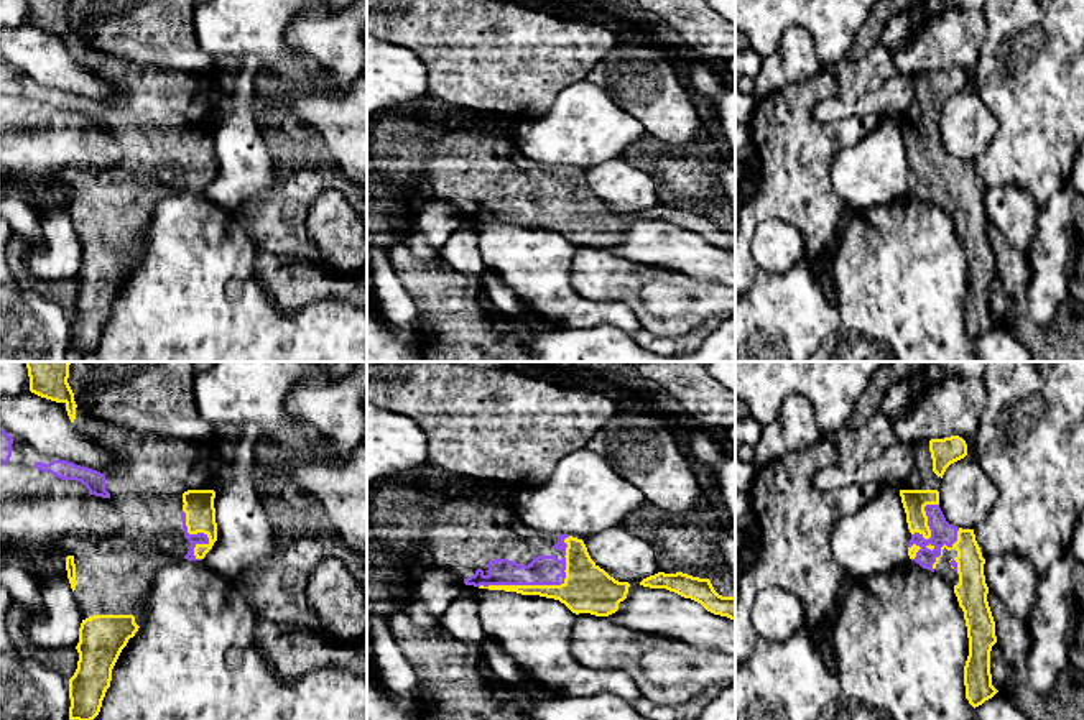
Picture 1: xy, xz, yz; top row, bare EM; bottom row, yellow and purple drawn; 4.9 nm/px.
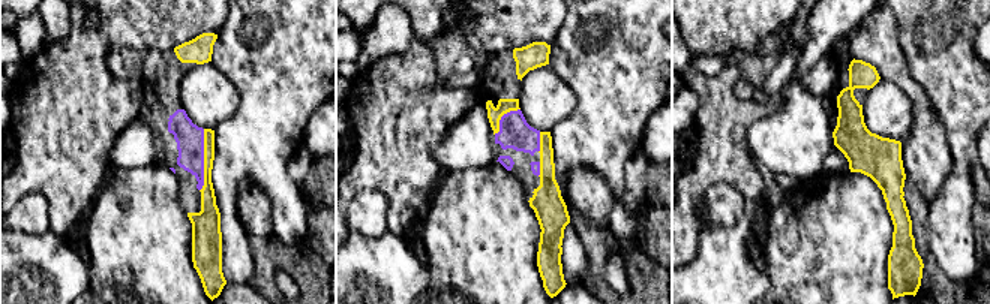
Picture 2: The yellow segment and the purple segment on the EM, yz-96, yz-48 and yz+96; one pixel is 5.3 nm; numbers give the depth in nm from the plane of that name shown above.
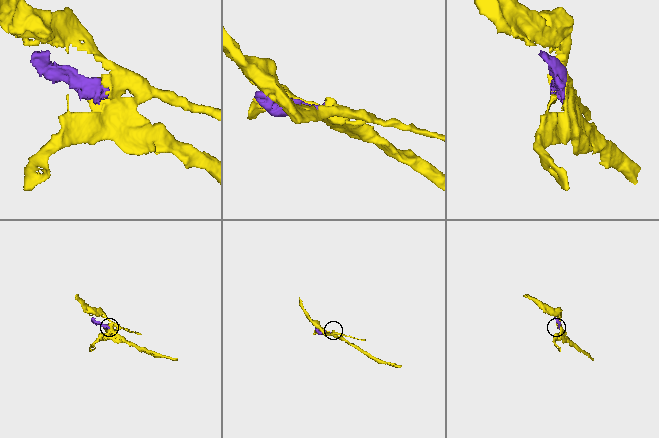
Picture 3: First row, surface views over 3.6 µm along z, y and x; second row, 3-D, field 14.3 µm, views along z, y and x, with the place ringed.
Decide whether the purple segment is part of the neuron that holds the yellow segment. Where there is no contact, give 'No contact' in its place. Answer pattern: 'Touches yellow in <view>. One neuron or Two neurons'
Touches yellow in xz. One neuron

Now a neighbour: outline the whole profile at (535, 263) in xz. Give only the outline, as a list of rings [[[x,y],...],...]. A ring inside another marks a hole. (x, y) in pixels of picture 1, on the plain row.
[[[484,222],[477,228],[479,250],[525,309],[561,329],[612,325],[633,337],[640,322],[623,301],[592,301],[579,296],[571,283],[576,252],[564,235],[540,227]]]

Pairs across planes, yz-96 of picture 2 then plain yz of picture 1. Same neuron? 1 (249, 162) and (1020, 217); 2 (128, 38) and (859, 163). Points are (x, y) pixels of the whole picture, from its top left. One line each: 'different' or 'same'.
1: different
2: different

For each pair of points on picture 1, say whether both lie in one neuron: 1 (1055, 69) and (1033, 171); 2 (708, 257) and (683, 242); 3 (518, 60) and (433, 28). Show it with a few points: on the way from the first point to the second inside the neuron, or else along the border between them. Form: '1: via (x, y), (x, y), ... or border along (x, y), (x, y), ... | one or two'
1: via (1046, 94), (1046, 110), (1035, 147) | one
2: via (701, 257), (690, 249) | one
3: via (497, 56), (481, 55), (454, 36) | one

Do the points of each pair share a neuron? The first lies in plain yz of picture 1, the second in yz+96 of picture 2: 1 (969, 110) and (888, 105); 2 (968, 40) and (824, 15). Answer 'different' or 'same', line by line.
1: same
2: different

